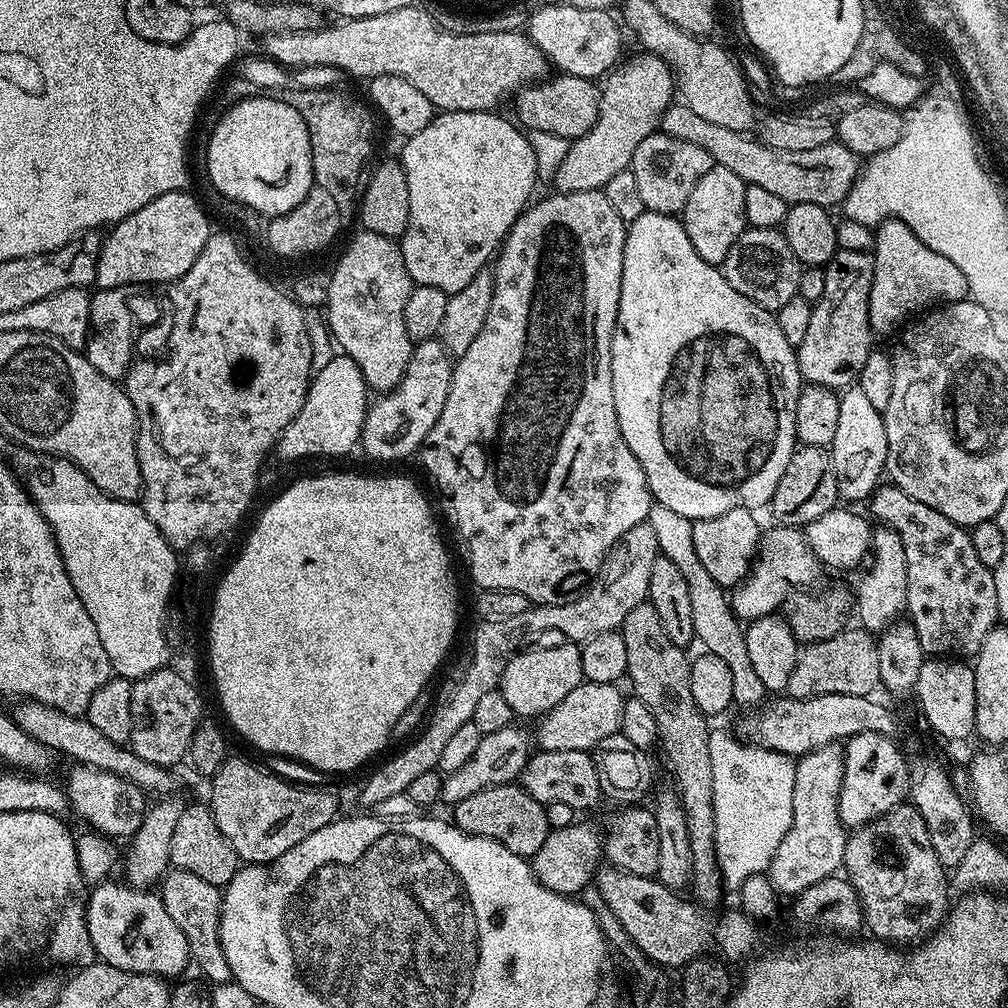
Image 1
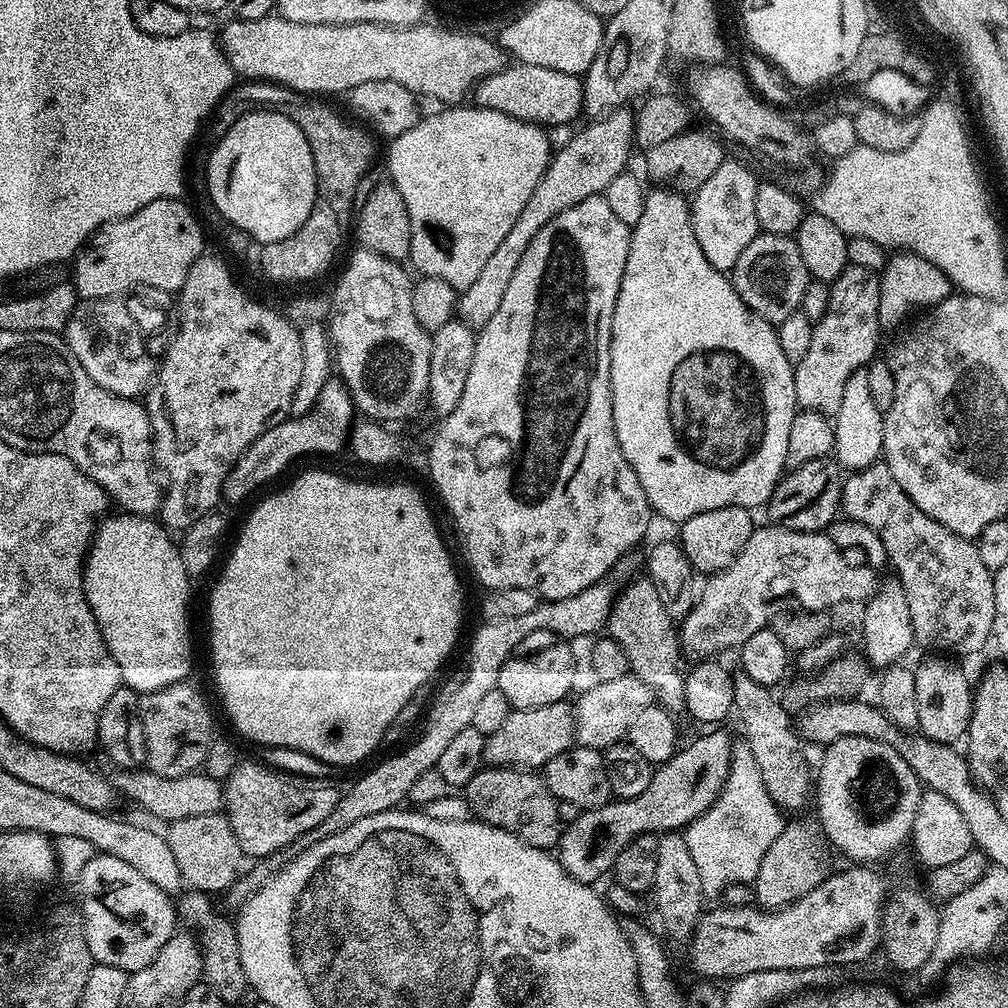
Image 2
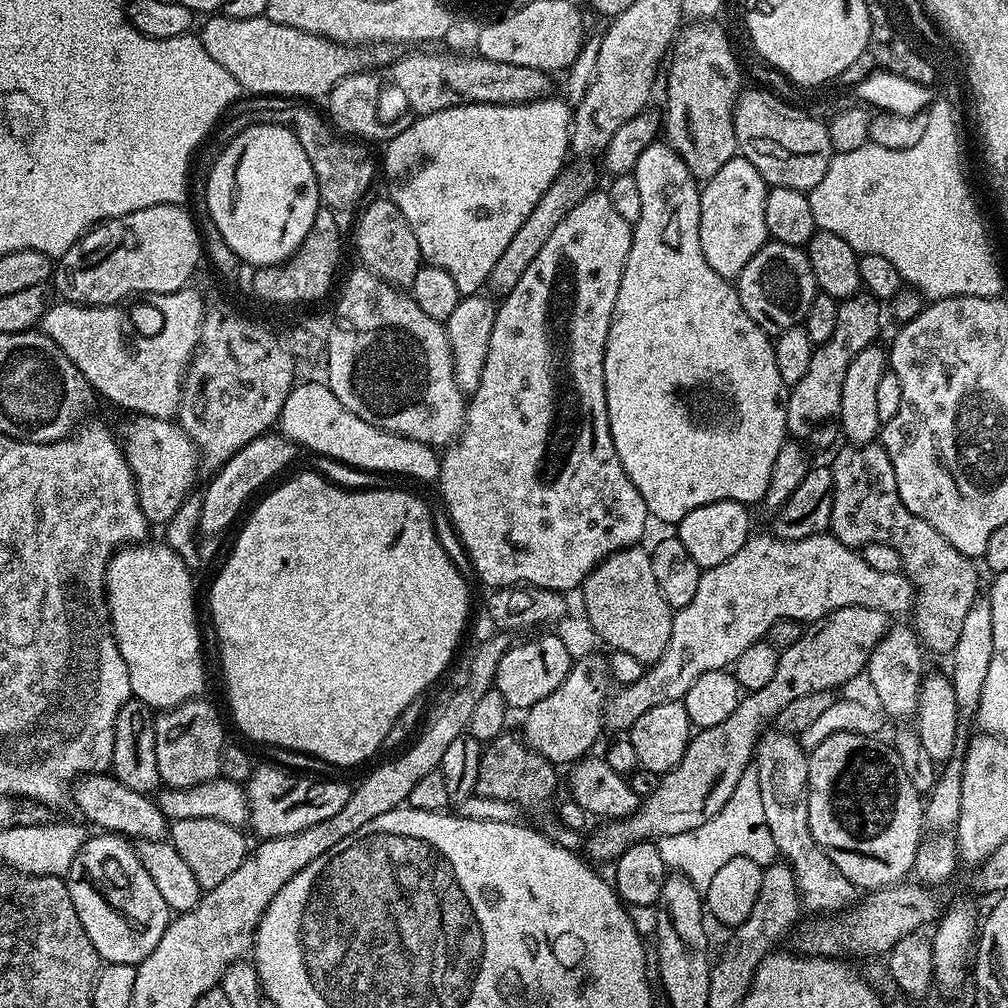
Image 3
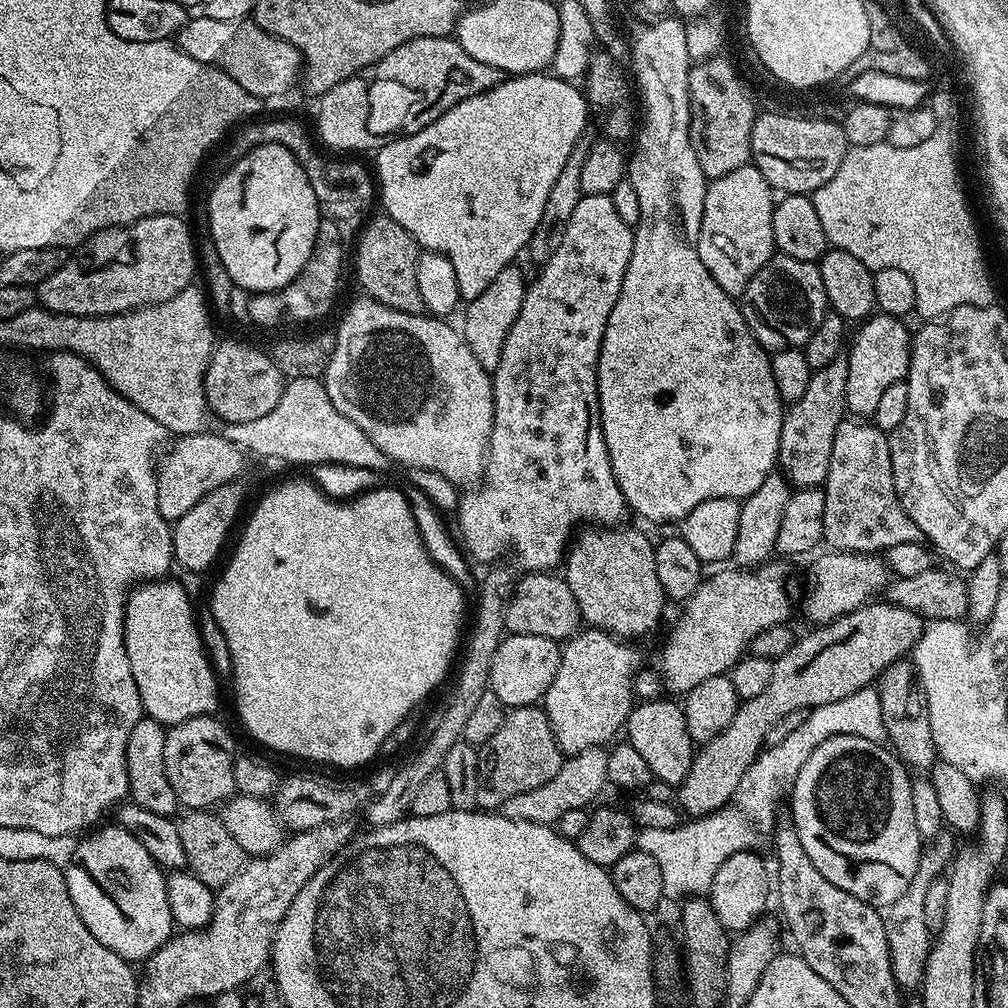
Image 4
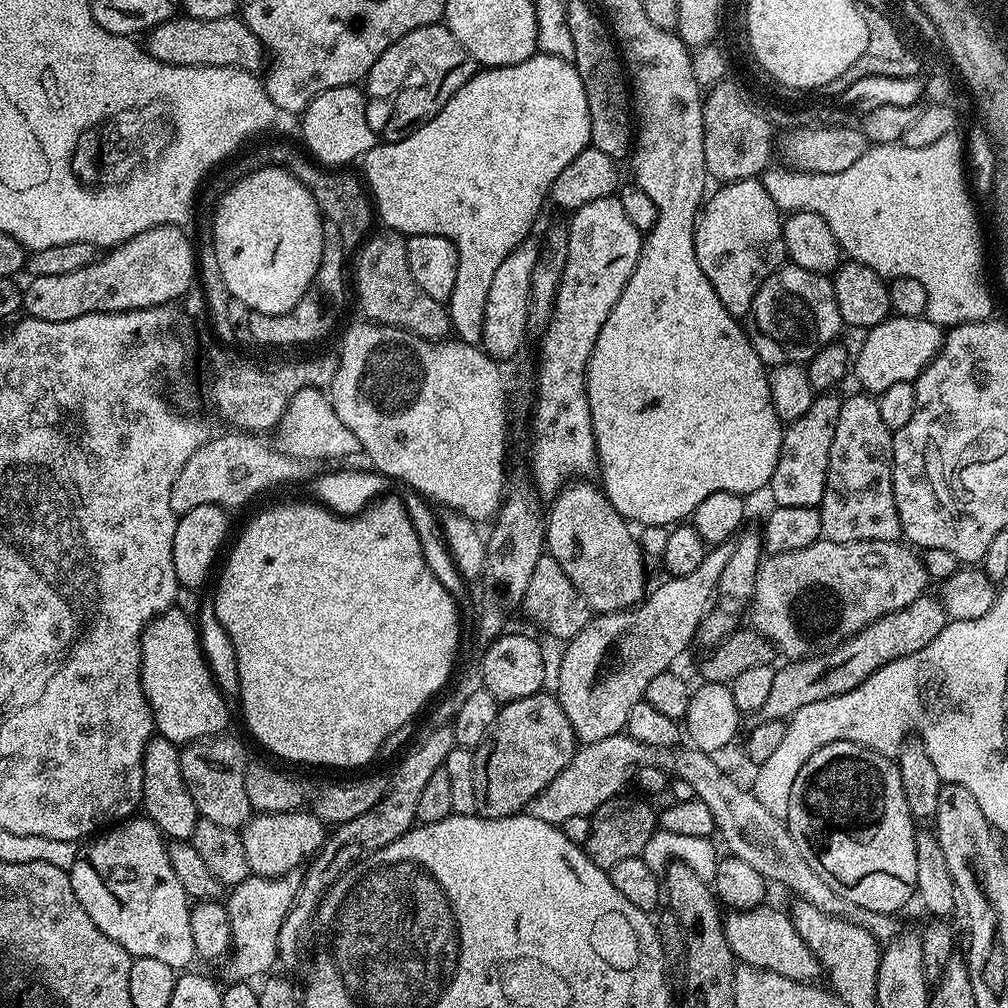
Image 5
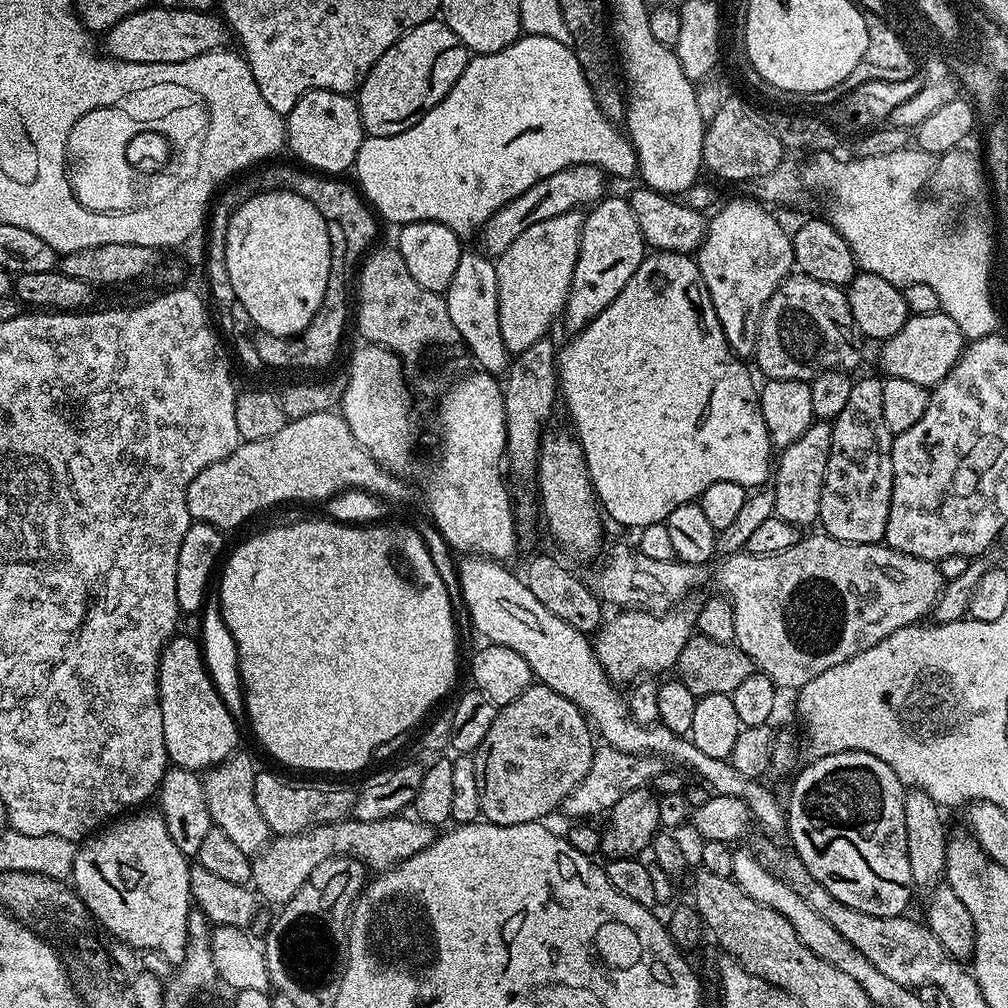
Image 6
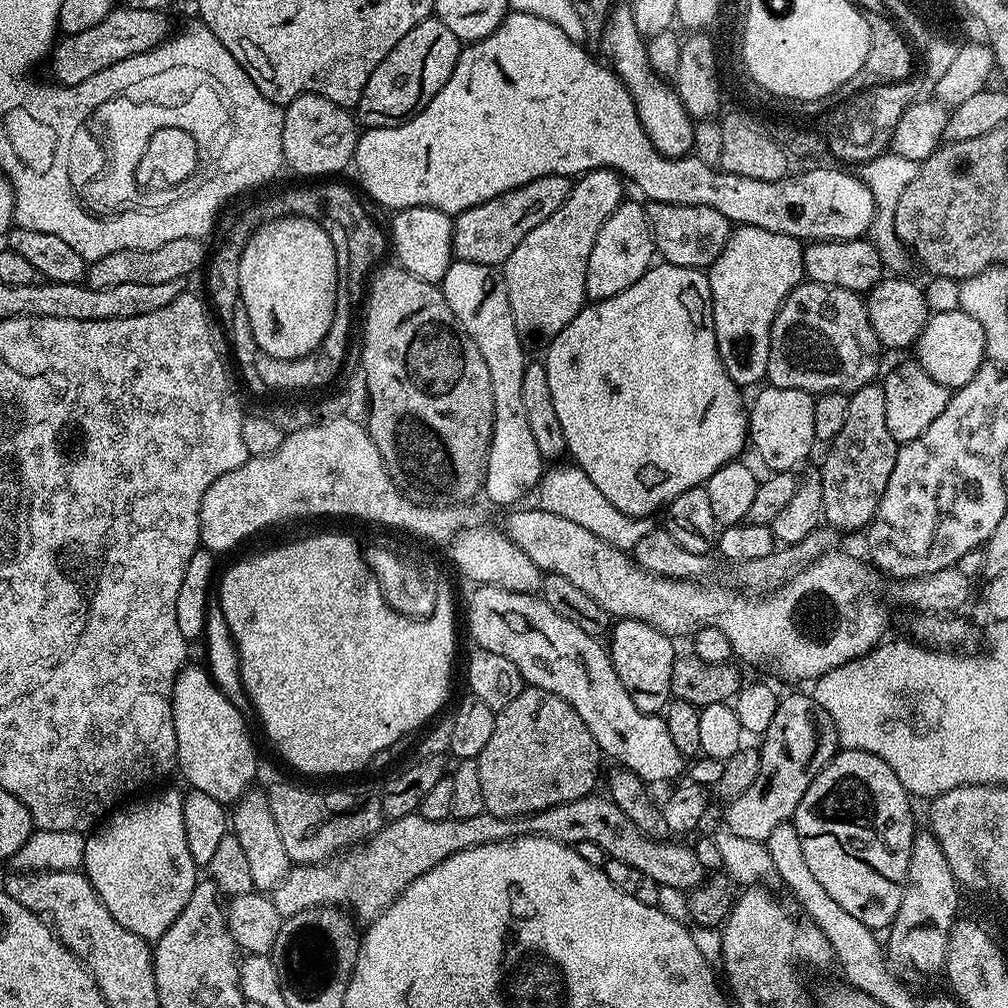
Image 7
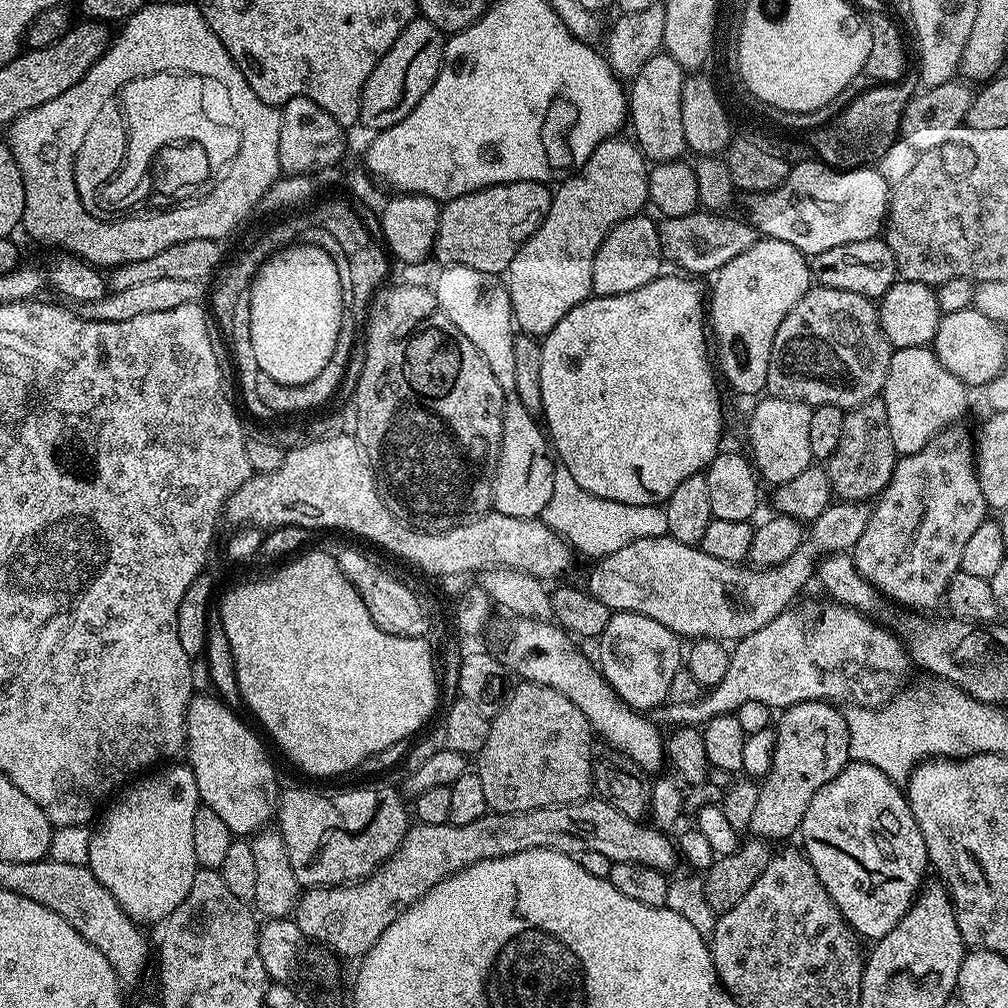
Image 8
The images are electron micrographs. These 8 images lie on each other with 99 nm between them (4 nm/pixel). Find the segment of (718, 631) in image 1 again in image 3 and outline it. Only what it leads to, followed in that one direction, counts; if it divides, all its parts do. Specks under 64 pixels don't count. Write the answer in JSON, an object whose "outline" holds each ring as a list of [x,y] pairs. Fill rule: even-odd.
{"outline":[[[768,730],[756,743],[754,767],[758,778],[758,790],[762,790],[762,814],[766,826],[770,826],[770,838],[782,857],[783,863],[792,869],[801,905],[812,914],[835,914],[847,909],[857,899],[858,889],[851,884],[826,858],[824,850],[814,842],[810,834],[808,813],[808,758],[801,741],[785,732]],[[856,896],[856,897],[855,897]],[[853,899],[853,900],[852,900]],[[852,900],[852,901],[851,901]]]}

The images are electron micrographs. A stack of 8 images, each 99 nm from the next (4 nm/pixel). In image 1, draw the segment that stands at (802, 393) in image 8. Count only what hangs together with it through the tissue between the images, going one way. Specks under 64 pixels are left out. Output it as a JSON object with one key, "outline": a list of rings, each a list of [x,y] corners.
{"outline":[[[745,227],[744,233],[730,246],[730,254],[726,254],[722,265],[726,282],[738,290],[746,298],[750,298],[758,306],[770,313],[777,313],[790,298],[797,296],[800,290],[800,259],[790,250],[790,242],[786,242],[783,231],[774,228]]]}

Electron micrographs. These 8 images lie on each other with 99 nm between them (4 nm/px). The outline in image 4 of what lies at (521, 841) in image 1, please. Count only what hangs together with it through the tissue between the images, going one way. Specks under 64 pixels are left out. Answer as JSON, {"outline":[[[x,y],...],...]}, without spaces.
{"outline":[[[540,706],[511,709],[505,715],[502,726],[498,726],[497,732],[485,744],[479,745],[478,751],[478,805],[484,810],[498,810],[506,798],[522,794],[522,790],[534,790],[534,786],[542,786],[542,782],[550,782],[566,759],[554,738],[548,715]]]}

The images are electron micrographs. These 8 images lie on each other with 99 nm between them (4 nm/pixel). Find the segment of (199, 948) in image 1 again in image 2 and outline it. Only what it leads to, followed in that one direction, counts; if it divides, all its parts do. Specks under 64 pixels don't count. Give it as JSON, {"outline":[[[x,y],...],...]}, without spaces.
{"outline":[[[181,891],[178,896],[178,920],[185,929],[194,933],[200,945],[202,966],[204,967],[203,983],[208,984],[210,990],[215,990],[218,998],[222,998],[225,1005],[232,1006],[243,998],[244,992],[249,991],[248,979],[246,978],[246,970],[242,968],[242,958],[238,954],[236,925],[229,917],[227,920],[212,905],[212,900],[213,897],[207,892]]]}

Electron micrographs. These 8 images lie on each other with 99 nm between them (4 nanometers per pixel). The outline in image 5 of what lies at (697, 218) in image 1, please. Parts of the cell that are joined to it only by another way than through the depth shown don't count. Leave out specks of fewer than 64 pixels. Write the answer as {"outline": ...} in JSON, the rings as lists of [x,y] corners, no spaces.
{"outline":[[[763,179],[734,180],[721,183],[717,188],[720,189],[703,201],[698,212],[698,266],[702,266],[702,274],[710,278],[718,302],[722,302],[732,316],[744,318],[751,313],[758,286],[785,263],[784,220],[776,200],[766,194]]]}

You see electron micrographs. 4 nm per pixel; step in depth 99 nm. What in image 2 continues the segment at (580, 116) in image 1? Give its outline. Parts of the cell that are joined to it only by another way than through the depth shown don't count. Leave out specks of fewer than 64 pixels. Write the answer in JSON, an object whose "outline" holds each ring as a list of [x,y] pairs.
{"outline":[[[512,62],[502,70],[477,82],[474,89],[474,104],[477,108],[494,110],[498,114],[518,118],[527,124],[575,125],[576,119],[584,112],[583,90],[584,81],[580,76],[566,74],[562,70],[554,70],[546,66]]]}

